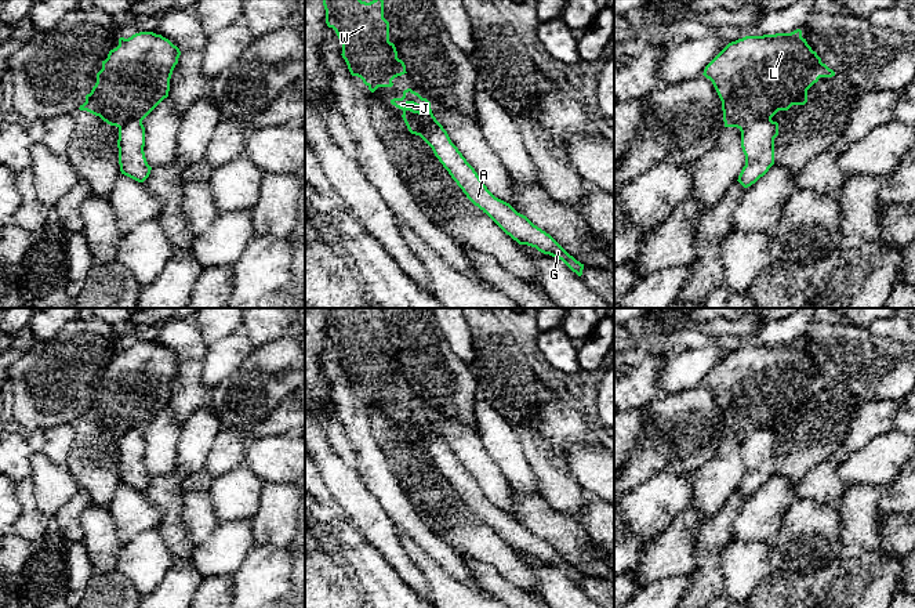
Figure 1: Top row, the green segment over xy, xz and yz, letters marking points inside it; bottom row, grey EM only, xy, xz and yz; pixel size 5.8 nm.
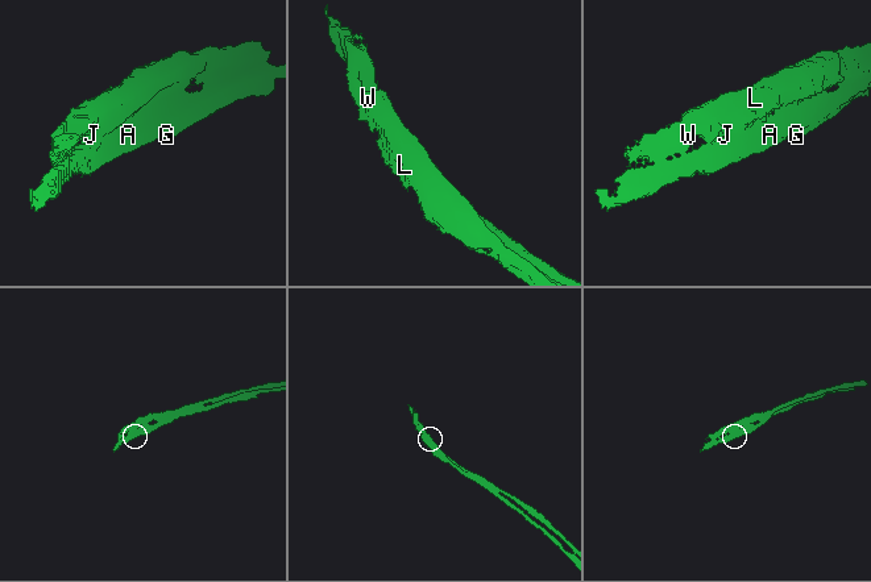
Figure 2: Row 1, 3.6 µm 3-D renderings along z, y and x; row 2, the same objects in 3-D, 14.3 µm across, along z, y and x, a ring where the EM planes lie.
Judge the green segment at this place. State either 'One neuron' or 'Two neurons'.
Two neurons

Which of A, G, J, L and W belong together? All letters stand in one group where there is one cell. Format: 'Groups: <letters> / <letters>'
Groups: A G / J L W

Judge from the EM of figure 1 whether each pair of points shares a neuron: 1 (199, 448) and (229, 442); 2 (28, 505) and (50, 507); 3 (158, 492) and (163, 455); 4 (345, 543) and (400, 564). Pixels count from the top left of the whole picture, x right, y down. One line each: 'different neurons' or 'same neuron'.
1: different neurons
2: different neurons
3: different neurons
4: different neurons

